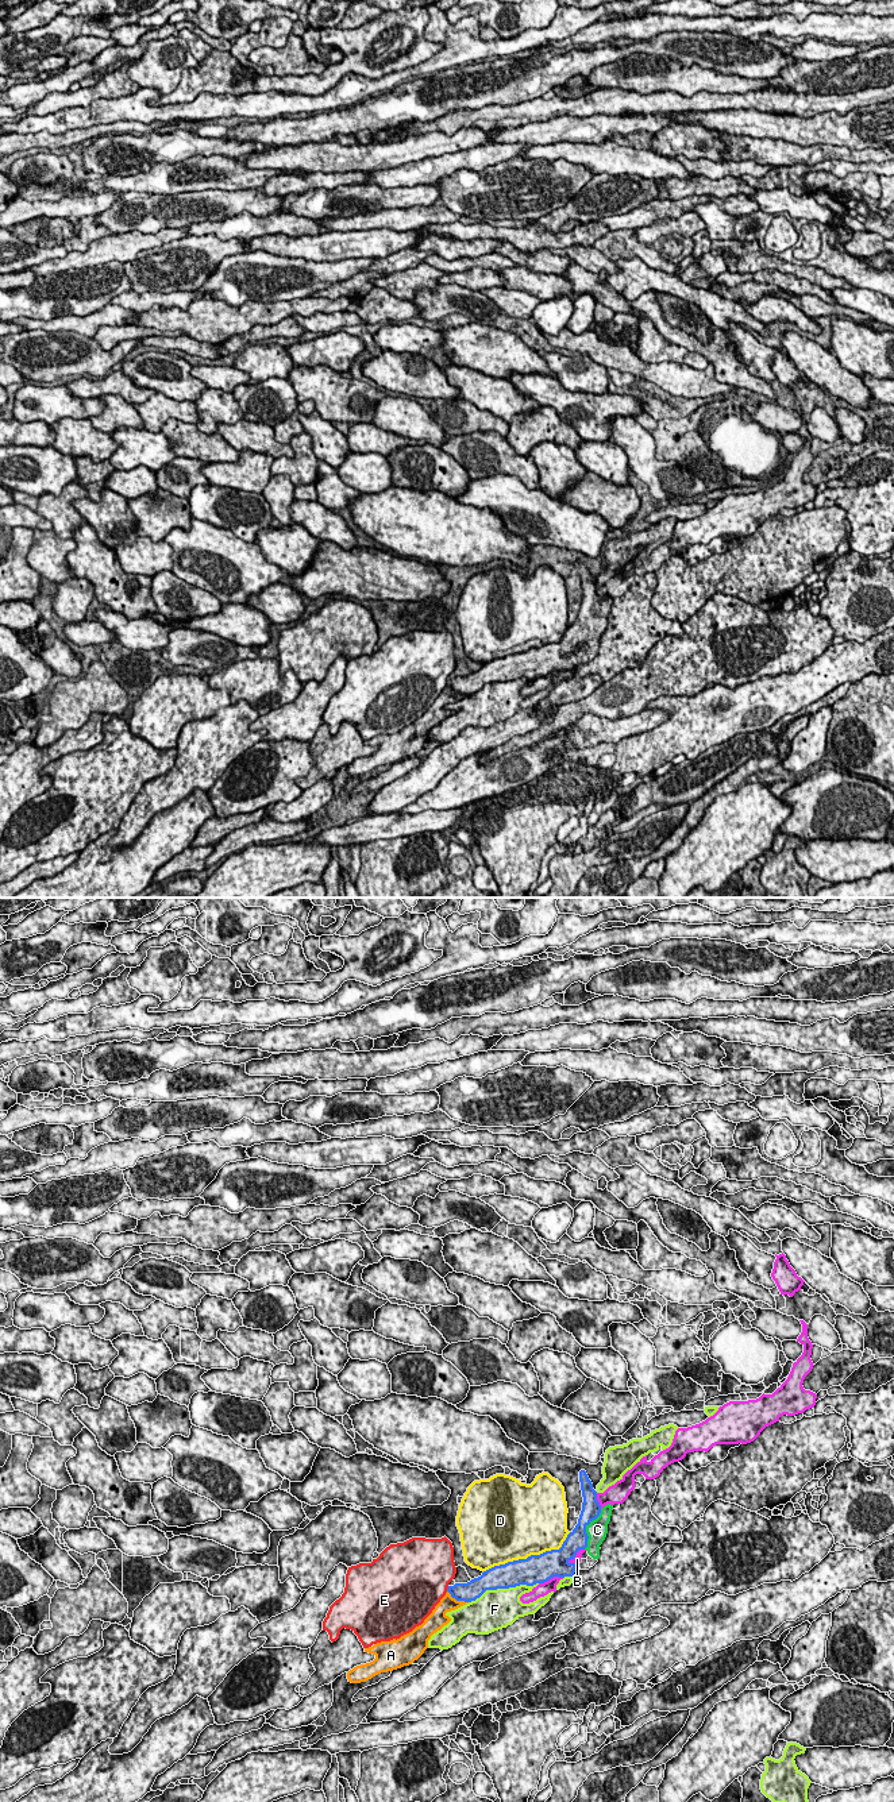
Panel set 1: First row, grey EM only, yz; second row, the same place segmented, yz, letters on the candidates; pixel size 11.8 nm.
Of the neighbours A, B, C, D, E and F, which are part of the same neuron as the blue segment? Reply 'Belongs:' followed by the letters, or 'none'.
Belongs: C

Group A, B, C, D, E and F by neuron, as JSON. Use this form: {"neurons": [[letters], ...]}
{"neurons": [["A"], ["B"], ["C"], ["D"], ["E"], ["F"]]}

